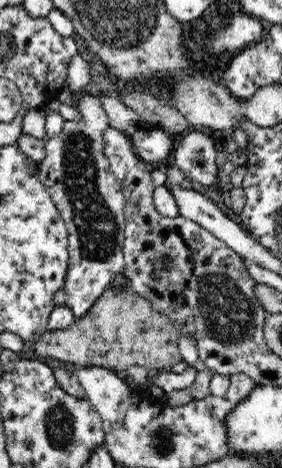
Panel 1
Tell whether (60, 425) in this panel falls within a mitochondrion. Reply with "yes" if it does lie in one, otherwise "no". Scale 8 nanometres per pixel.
yes

